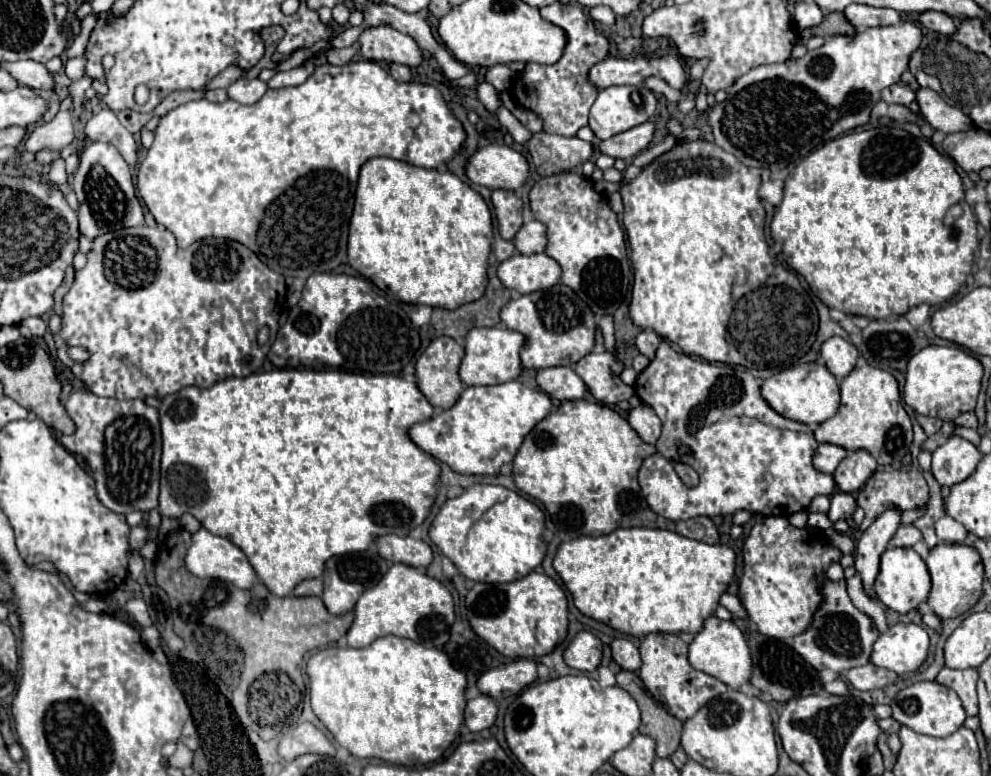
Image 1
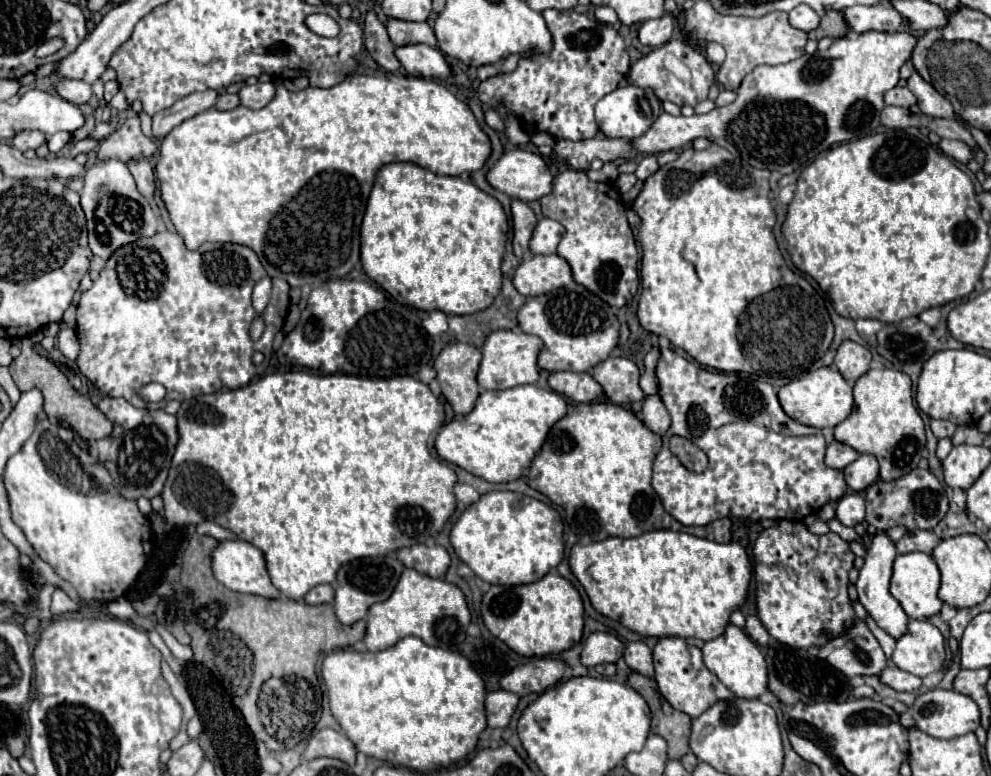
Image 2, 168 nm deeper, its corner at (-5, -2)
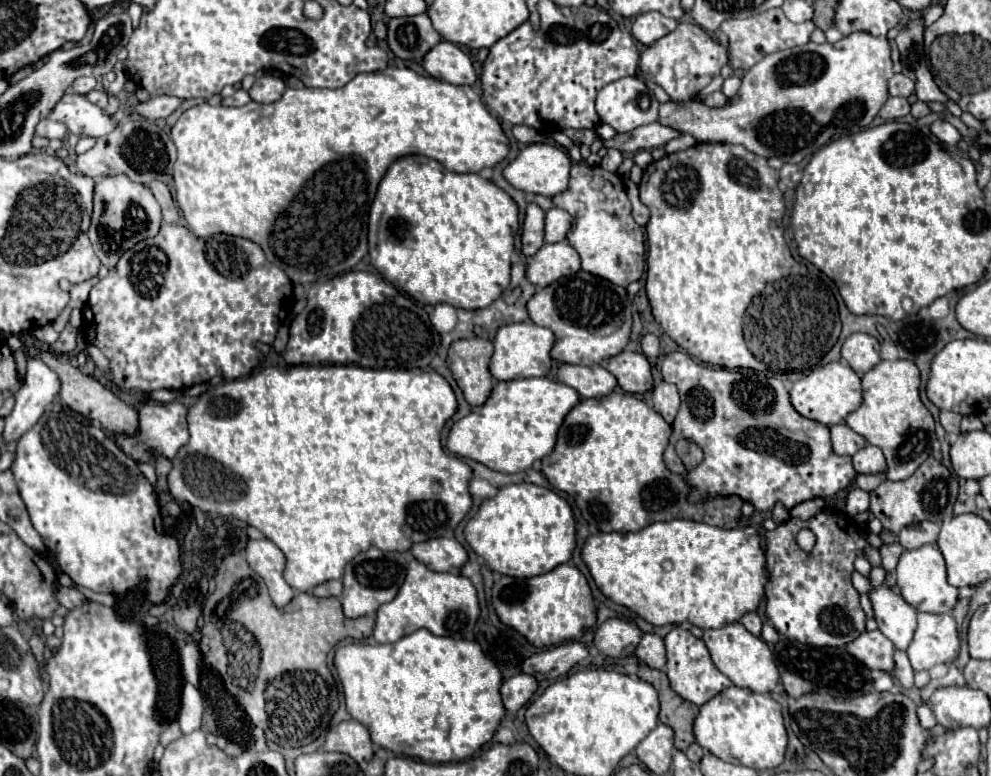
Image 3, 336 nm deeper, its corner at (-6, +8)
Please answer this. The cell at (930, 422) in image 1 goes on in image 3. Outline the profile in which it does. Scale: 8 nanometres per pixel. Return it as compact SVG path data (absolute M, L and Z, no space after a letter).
M946 410L940 412L940 424L948 434L960 432L960 420L962 420L962 416L956 414L956 412L946 412Z

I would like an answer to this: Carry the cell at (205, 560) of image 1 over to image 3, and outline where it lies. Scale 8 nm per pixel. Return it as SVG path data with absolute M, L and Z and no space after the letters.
M264 538L264 540L248 540L248 544L246 544L246 548L244 548L244 556L246 556L248 566L250 566L256 574L260 574L262 580L266 582L272 602L274 602L276 606L286 606L286 604L294 598L294 590L286 584L286 580L284 580L284 576L282 576L282 570L284 570L284 554L280 552L280 548L278 548L274 542L266 540L266 538Z

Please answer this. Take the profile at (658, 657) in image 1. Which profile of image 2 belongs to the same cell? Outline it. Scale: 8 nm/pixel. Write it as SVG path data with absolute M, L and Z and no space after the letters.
M679 636L661 638L653 648L653 662L655 662L655 680L659 686L659 692L675 710L685 712L691 718L703 714L715 702L731 696L731 692L719 682L719 678L711 674L703 664L701 650L695 646L689 646L685 638L679 638Z

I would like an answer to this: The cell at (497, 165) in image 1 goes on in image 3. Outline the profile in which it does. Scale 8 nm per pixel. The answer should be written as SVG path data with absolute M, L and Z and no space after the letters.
M536 143L524 146L518 156L502 170L504 178L518 190L522 192L532 192L532 194L544 194L544 196L554 196L560 190L566 190L568 186L568 170L570 170L570 156L566 154L564 148L549 143Z

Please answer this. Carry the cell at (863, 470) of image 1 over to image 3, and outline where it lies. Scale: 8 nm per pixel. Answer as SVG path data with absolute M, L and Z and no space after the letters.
M864 446L860 452L852 456L854 470L858 474L878 474L886 470L886 458L878 446Z

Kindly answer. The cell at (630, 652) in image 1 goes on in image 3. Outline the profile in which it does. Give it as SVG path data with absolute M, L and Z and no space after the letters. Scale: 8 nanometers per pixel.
M642 634L636 652L638 660L642 660L644 664L648 664L650 668L662 670L666 664L666 650L664 650L664 640L656 634Z

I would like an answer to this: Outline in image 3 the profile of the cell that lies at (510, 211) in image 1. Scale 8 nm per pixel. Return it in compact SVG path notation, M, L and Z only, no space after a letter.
M528 202L524 224L522 224L524 256L534 256L542 244L544 244L544 210L538 204Z

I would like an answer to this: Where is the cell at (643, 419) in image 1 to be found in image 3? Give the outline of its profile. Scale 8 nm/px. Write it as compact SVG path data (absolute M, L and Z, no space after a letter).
M660 382L654 386L652 390L652 408L668 422L672 424L676 418L680 406L680 398L678 398L678 390L676 386L668 384L668 382Z

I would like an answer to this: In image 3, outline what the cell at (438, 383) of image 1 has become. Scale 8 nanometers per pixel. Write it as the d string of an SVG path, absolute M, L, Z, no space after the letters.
M466 338L452 342L448 350L450 372L460 386L466 402L476 408L488 398L488 390L494 386L494 378L488 372L492 356L492 342L484 338Z

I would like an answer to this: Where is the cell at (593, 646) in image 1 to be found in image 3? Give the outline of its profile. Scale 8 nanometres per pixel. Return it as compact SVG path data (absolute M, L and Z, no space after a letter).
M610 618L602 622L594 634L594 646L604 656L612 658L624 658L634 654L636 642L640 642L640 630L620 618Z

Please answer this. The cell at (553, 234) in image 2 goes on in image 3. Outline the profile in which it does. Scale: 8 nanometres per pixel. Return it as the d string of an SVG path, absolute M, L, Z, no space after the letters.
M550 208L546 212L544 240L546 242L562 242L572 226L572 216L562 208Z

